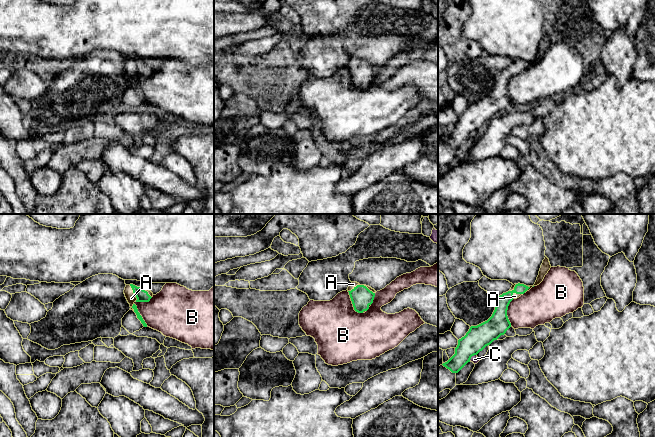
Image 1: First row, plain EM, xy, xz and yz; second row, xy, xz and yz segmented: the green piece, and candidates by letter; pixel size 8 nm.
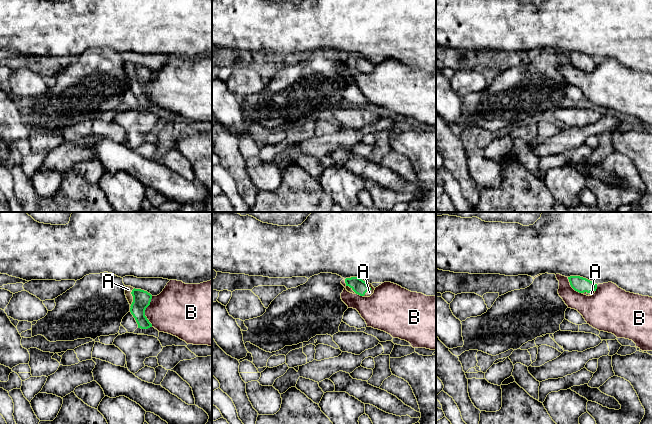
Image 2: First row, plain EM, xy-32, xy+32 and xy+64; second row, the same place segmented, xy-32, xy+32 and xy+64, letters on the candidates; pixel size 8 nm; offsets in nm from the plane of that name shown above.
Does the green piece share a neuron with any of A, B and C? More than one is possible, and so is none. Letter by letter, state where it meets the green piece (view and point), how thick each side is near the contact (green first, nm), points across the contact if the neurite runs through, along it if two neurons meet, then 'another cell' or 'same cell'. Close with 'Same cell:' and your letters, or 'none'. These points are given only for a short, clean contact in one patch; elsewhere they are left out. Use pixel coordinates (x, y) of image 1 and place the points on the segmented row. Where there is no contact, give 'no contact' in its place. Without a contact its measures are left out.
A: meets green in xy at (133, 292); 100 nm thick on the green side, 80 nm on the other; runs through xy (142, 296), (133, 292), (131, 298); same cell
B: meets green in xz at (352, 303); 170 nm thick on the green side, 420 nm on the other; another cell
C: meets green in yz at (472, 355); 190 nm thick on the green side, 60 nm on the other; border along yz (476, 354), (469, 360); another cell
Same cell: A

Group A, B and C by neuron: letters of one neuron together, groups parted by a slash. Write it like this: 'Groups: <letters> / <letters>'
Groups: A / B / C

